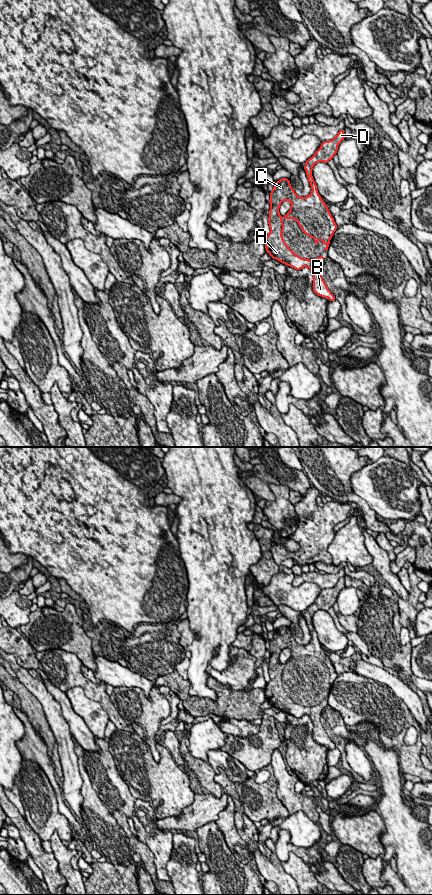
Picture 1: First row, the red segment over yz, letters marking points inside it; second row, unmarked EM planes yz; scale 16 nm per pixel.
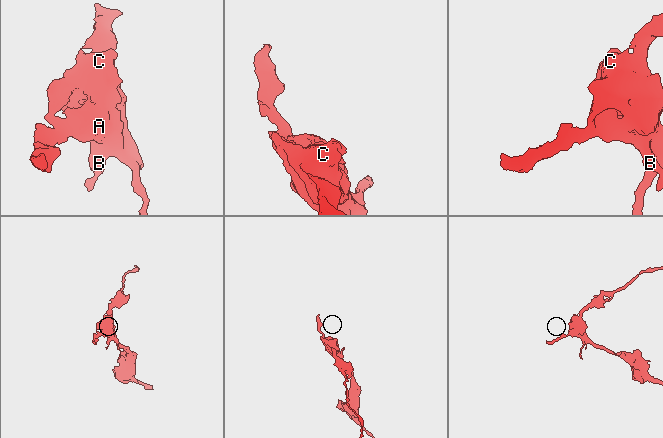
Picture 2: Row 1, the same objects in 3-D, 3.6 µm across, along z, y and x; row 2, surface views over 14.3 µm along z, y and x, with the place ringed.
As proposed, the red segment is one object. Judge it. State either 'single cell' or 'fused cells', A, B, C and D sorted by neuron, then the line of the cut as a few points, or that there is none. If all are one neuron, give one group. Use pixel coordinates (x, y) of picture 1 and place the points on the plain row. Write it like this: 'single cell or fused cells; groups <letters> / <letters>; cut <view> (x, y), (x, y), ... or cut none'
single cell; groups A B C D; cut none

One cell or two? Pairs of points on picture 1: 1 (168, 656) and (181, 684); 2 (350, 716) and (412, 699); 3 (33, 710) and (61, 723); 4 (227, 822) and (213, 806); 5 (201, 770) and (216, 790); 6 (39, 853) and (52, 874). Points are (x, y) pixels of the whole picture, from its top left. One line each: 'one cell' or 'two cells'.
1: two cells
2: two cells
3: two cells
4: two cells
5: one cell
6: one cell

